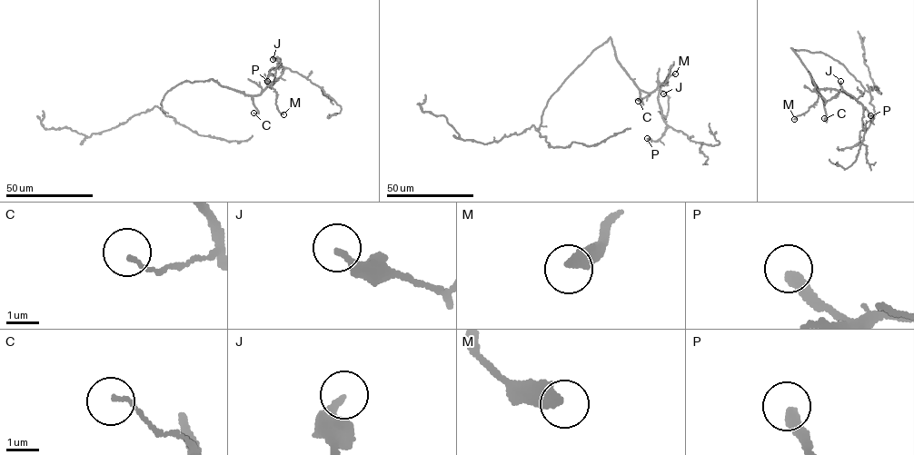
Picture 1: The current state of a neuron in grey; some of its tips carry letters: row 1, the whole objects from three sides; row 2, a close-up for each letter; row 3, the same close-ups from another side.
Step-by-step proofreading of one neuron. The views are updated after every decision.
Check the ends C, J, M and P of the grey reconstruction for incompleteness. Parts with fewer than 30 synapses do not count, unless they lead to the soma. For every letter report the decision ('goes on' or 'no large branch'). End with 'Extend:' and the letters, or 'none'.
C: no large branch
J: no large branch
M: no large branch
P: no large branch
Extend: none

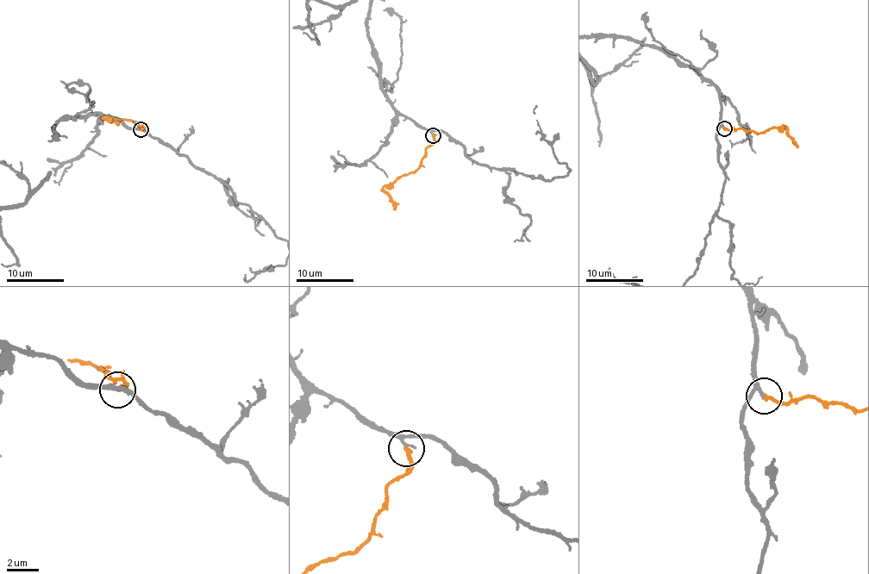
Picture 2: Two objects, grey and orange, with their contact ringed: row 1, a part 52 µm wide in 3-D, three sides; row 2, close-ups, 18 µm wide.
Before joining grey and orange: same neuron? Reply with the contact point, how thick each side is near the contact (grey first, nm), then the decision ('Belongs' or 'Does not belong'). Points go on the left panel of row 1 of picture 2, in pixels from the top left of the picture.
Place: (140, 129). Thickness 220 nm (grey) against 240 nm. Belongs

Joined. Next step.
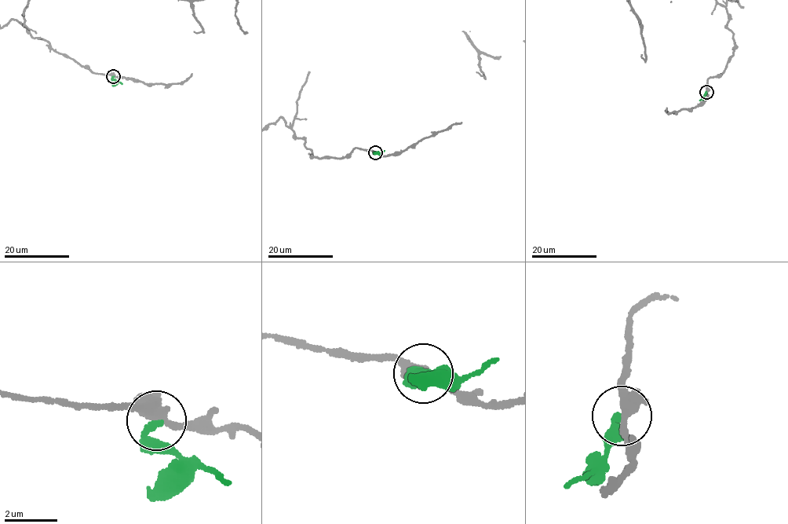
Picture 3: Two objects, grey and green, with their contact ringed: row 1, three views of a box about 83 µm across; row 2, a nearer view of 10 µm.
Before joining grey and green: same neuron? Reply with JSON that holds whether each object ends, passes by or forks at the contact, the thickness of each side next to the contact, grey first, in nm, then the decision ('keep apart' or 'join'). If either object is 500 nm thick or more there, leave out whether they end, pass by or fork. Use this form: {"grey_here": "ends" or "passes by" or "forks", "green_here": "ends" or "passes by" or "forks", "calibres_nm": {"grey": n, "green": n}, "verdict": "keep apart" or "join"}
{"grey_here": "passes by", "green_here": "ends", "calibres_nm": {"grey": 480, "green": 240}, "verdict": "keep apart"}

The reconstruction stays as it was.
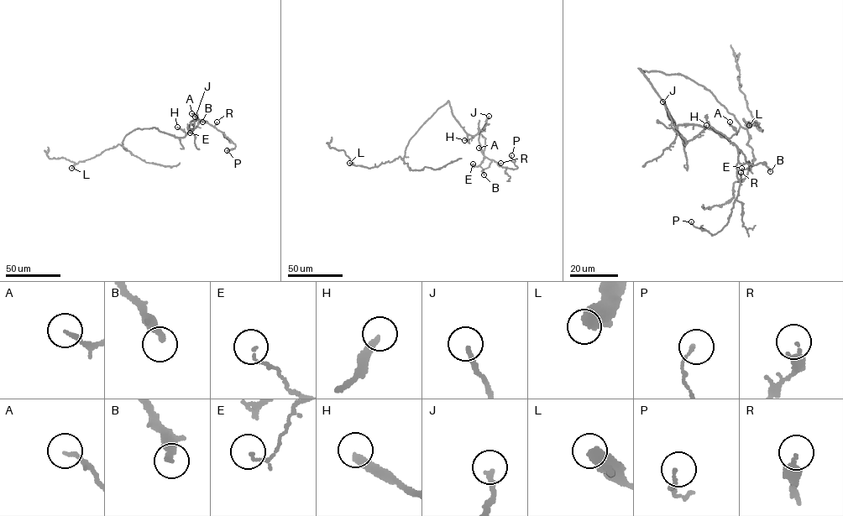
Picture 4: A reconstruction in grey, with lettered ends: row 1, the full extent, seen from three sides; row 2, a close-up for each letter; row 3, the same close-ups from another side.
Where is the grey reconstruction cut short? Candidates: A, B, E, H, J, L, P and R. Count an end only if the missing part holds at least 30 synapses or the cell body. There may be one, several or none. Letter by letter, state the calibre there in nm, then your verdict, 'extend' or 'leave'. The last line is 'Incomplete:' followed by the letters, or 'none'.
A: calibre 160 nm; leave
B: calibre 340 nm; leave
E: calibre 110 nm; leave
H: calibre 320 nm; extend
J: calibre 200 nm; extend
L: calibre 600 nm; leave
P: calibre 120 nm; leave
R: calibre 280 nm; leave
Incomplete: H, J

